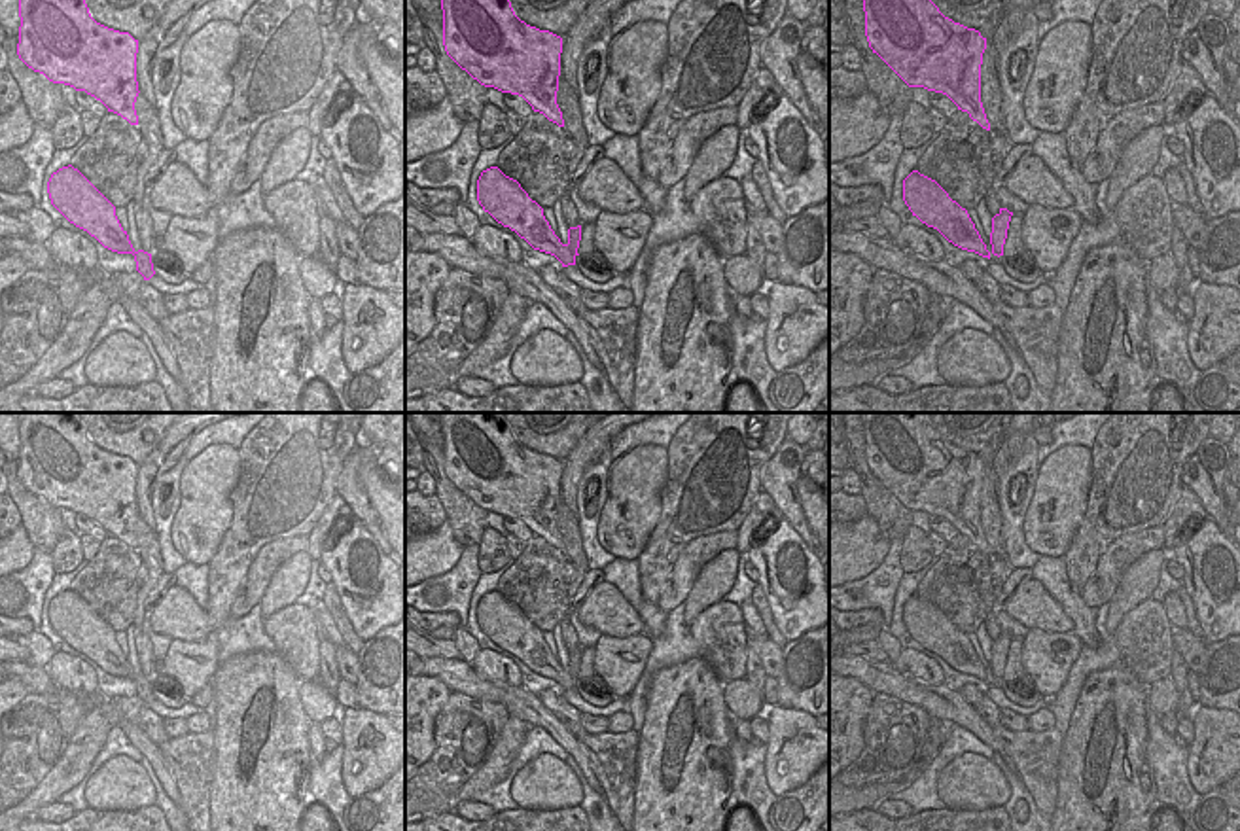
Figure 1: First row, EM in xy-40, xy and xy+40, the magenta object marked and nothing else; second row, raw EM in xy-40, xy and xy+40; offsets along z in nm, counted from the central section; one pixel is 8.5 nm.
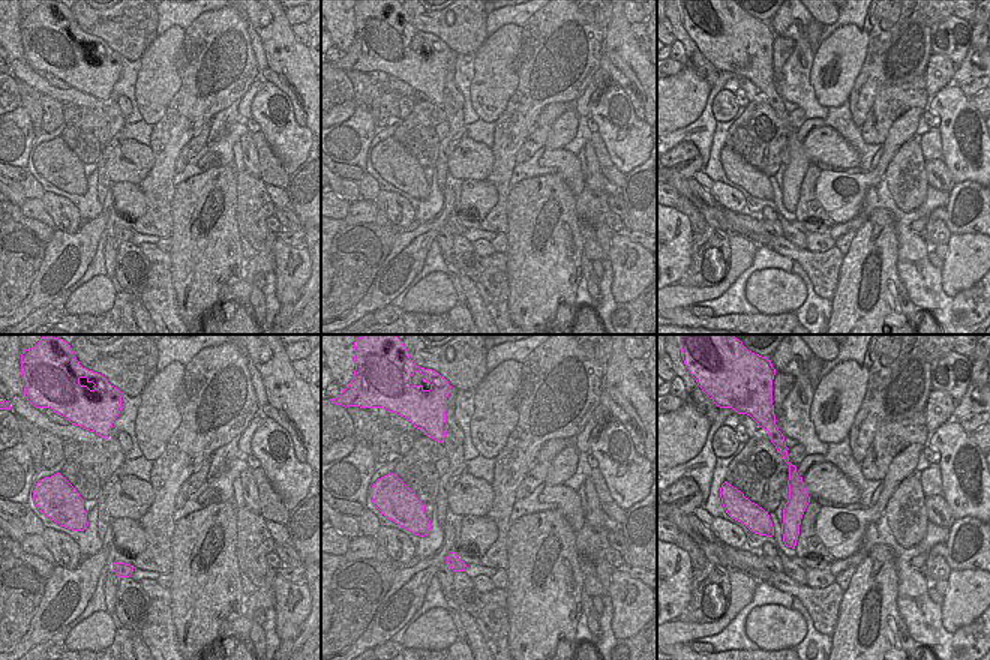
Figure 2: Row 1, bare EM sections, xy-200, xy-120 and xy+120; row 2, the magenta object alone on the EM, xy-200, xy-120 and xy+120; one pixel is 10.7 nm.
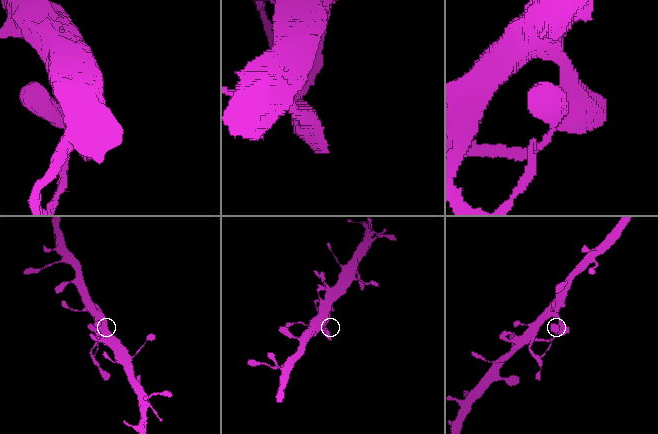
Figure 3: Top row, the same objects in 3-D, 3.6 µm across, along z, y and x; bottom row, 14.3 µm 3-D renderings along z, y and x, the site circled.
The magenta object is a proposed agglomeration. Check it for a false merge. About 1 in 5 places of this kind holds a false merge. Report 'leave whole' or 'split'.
leave whole

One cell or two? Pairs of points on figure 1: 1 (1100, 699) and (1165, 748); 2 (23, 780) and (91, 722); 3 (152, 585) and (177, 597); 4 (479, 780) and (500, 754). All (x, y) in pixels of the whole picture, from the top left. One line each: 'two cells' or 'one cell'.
1: two cells
2: two cells
3: two cells
4: one cell

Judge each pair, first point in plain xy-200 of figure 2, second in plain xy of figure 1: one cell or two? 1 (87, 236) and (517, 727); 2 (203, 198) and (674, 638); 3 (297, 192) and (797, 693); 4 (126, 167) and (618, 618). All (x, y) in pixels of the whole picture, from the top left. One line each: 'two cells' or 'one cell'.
1: one cell
2: two cells
3: one cell
4: one cell

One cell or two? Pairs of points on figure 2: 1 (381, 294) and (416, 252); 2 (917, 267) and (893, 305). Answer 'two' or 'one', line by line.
1: one
2: two

